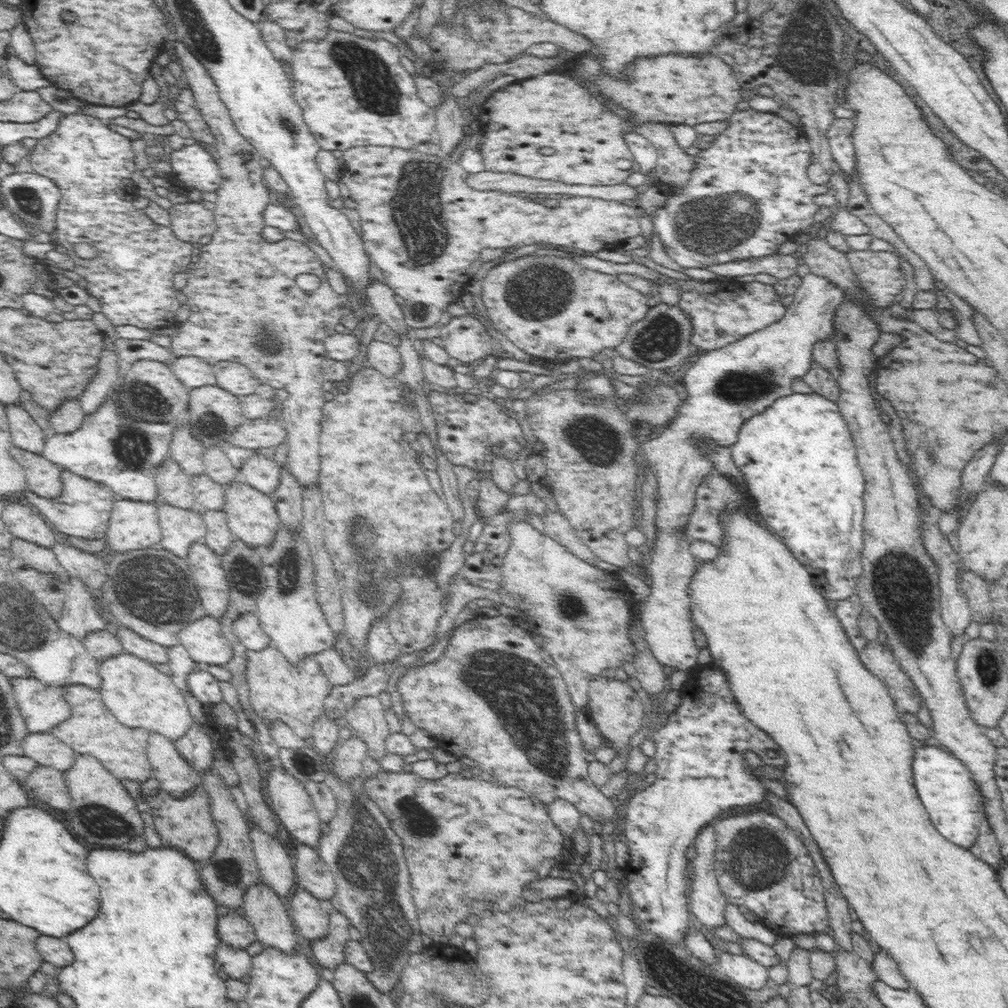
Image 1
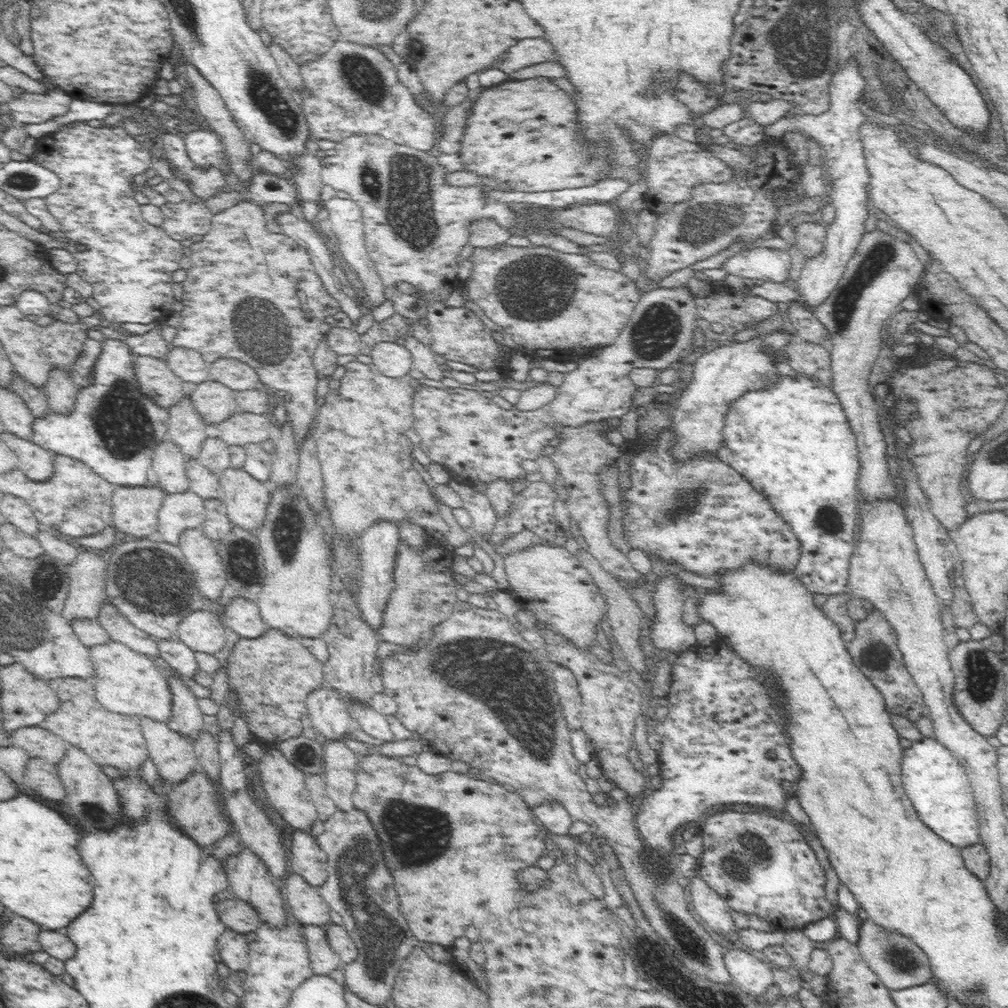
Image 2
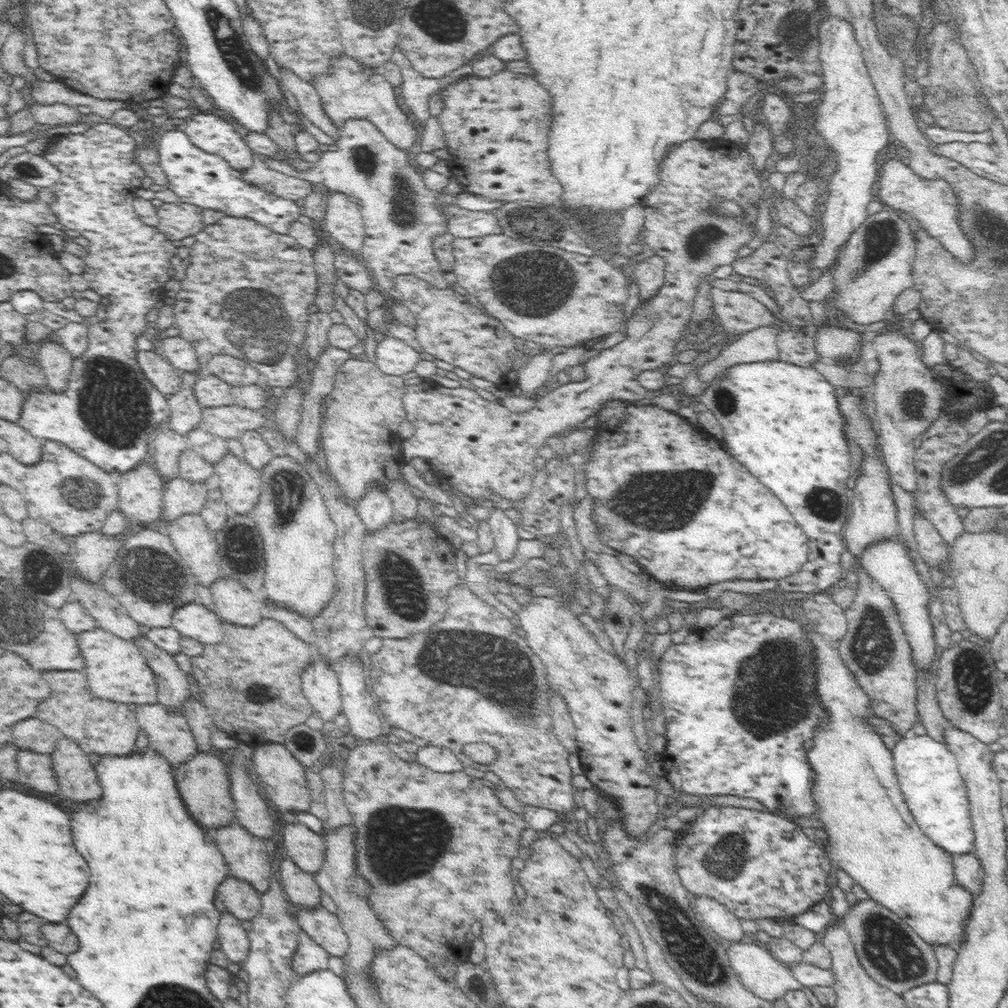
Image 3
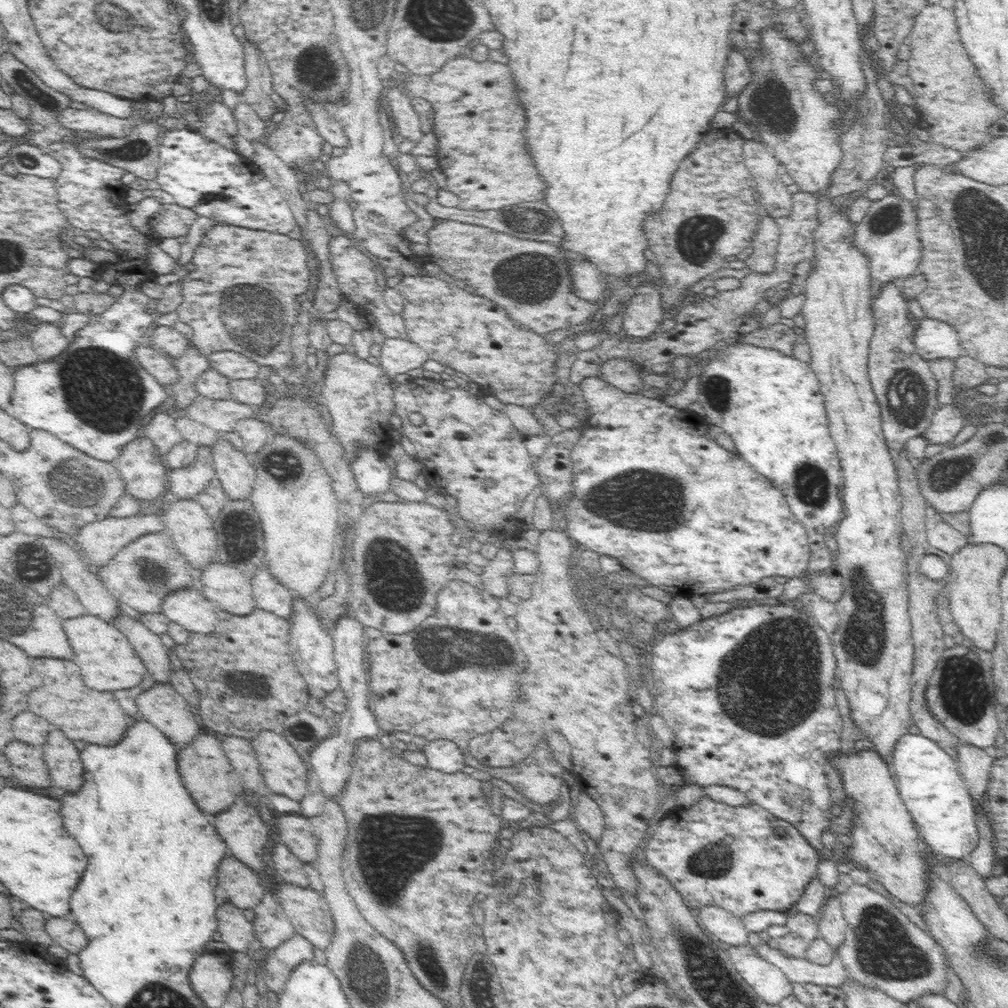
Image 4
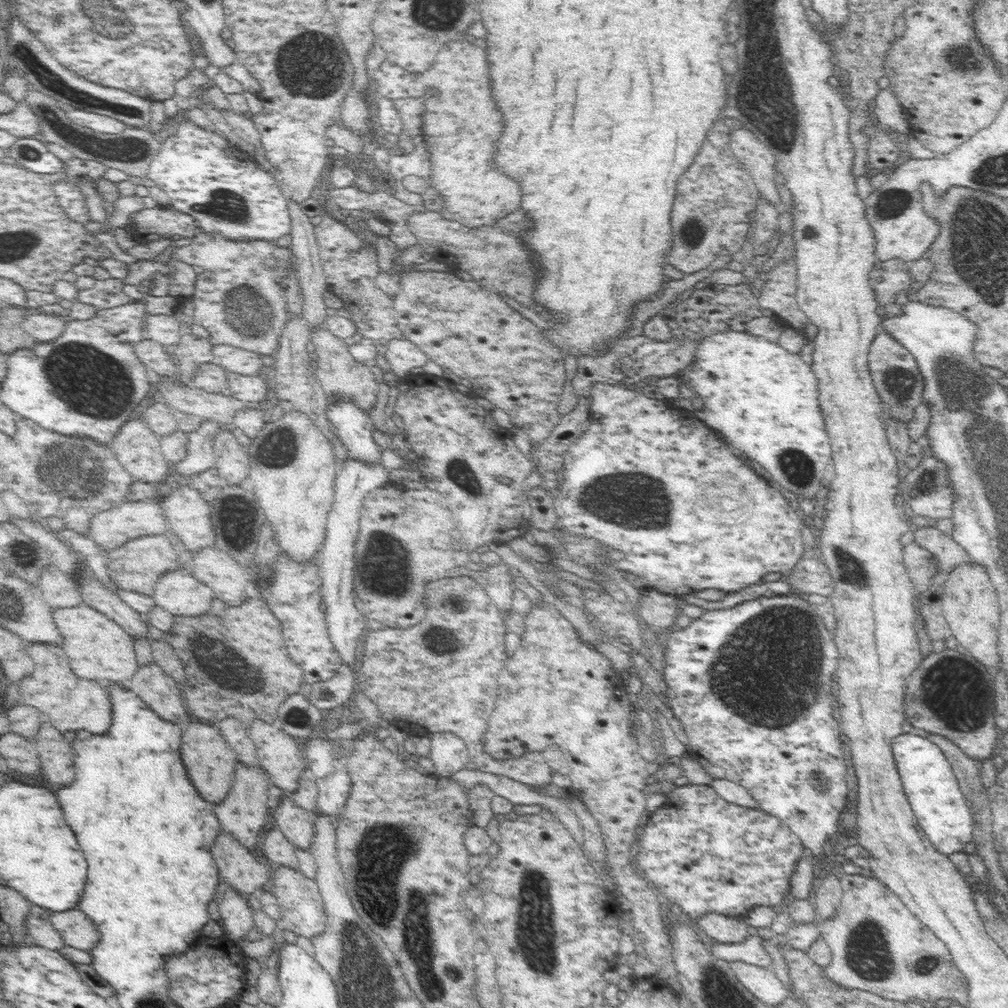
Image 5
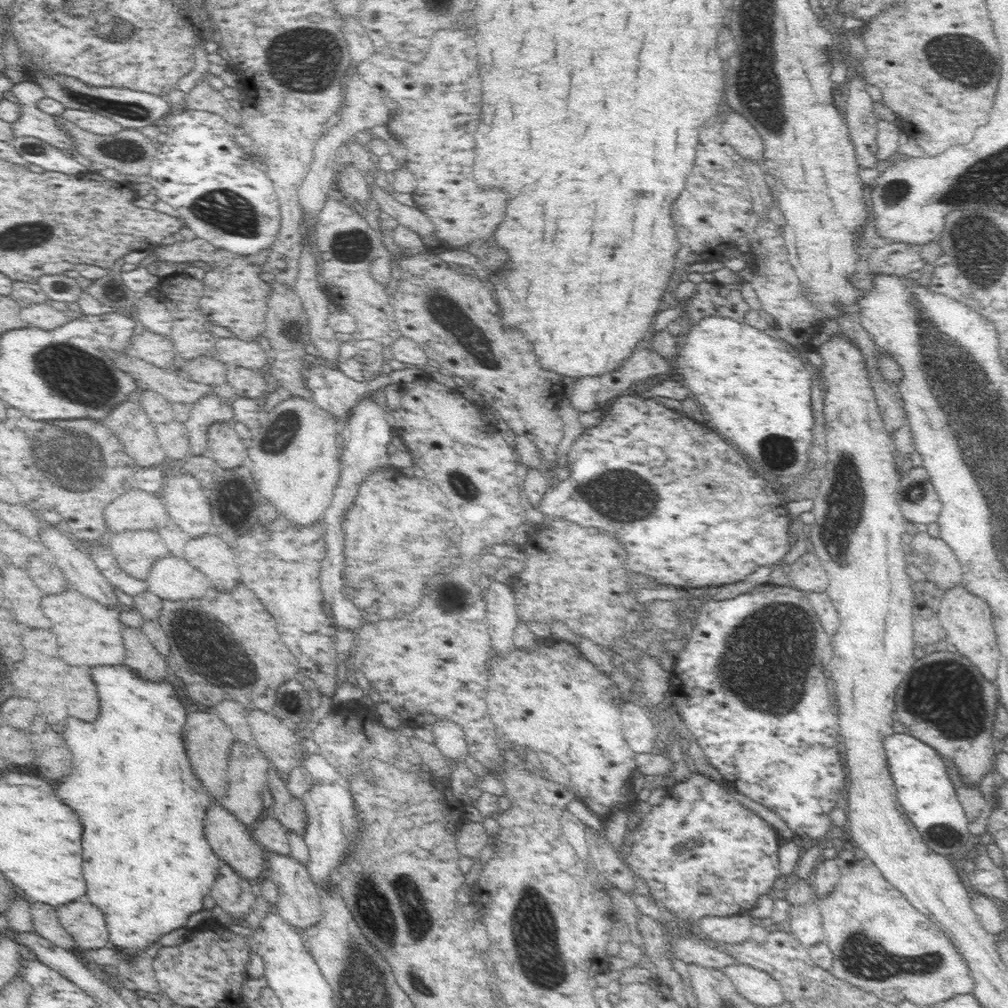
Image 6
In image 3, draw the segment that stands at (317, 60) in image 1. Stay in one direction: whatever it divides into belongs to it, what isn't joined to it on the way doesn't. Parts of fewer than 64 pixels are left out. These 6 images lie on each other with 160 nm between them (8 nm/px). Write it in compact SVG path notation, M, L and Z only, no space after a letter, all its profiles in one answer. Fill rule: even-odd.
M342 54L340 58L332 58L332 64L328 67L328 74L322 74L320 78L314 78L316 84L313 86L320 95L324 113L334 122L334 125L339 129L348 119L366 119L396 147L400 149L410 149L417 143L418 133L416 128L408 119L408 116L398 107L396 103L396 94L394 87L388 82L384 82L382 69L368 70L363 68L364 65L354 61L352 57ZM334 70L338 72L334 72ZM380 72L380 74L376 74Z

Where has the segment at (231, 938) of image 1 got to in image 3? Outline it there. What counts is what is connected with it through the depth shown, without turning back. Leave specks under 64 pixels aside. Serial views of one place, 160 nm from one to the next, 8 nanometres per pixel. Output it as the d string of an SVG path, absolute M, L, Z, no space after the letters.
M232 874L222 880L215 899L223 911L240 921L251 921L261 912L261 894L248 882L234 878Z

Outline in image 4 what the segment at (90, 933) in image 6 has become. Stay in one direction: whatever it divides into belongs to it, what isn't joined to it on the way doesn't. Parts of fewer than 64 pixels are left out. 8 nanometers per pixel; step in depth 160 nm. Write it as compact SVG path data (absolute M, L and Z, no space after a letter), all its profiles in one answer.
M48 917L45 929L53 943L66 949L69 954L76 955L89 944L86 933L70 917Z

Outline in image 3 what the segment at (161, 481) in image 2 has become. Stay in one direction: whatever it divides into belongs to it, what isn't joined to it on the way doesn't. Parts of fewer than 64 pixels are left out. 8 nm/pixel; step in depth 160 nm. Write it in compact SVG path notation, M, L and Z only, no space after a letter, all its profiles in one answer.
M166 426L157 430L152 446L152 462L165 479L178 476L178 456L188 449L188 441Z

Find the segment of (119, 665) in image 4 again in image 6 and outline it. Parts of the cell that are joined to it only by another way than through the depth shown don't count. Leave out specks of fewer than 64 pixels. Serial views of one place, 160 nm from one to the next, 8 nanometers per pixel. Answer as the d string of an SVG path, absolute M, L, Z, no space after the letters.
M68 590L60 596L42 598L42 610L52 622L52 632L58 638L62 658L74 666L98 666L98 664L122 664L125 659L125 643L121 631L119 613L80 592Z

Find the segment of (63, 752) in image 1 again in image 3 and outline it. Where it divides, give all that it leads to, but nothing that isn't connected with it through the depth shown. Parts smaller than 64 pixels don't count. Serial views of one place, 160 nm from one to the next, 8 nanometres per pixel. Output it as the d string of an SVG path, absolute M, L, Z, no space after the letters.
M38 717L25 718L12 727L13 743L20 749L49 757L62 737L59 730Z

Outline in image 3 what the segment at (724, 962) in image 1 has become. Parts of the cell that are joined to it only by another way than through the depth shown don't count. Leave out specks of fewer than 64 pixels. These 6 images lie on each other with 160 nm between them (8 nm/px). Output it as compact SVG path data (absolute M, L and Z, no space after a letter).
M747 938L743 942L726 943L725 947L729 966L736 973L740 982L758 998L775 1001L783 998L789 990L800 990L803 987L801 982L794 978L789 966L778 961L763 944L757 944Z

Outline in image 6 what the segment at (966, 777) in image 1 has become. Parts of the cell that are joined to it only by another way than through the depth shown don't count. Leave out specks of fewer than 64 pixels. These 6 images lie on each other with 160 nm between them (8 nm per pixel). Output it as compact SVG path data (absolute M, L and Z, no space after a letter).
M905 733L884 737L884 746L897 799L929 848L938 855L952 857L962 847L969 846L968 818L956 796L947 763L936 749Z

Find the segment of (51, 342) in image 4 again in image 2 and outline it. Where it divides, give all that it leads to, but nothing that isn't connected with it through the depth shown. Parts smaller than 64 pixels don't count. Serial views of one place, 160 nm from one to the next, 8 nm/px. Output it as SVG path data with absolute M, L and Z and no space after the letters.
M52 367L42 389L45 391L46 400L48 400L48 412L72 414L79 388L72 381L68 371L64 371L60 367Z

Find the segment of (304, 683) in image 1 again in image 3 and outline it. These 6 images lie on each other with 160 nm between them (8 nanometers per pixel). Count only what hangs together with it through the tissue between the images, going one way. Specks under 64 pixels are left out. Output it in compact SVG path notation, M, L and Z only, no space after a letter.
M263 618L251 627L222 620L222 626L224 636L221 642L203 644L203 654L191 657L193 676L197 680L202 703L211 715L214 726L239 742L251 747L256 742L264 741L283 744L287 730L305 723L314 714L301 691L300 674L304 674L304 666L314 660L316 652L306 642L298 640L286 626L270 618Z

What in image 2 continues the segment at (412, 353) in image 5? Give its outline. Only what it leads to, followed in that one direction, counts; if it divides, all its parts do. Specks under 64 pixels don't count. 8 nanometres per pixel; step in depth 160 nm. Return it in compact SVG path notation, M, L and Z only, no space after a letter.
M379 342L368 352L372 363L384 376L404 377L412 369L412 355L402 344Z

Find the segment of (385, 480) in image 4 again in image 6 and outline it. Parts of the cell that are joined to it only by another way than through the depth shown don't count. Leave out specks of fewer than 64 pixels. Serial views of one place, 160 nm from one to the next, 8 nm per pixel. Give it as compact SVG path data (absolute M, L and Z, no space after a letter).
M311 365L307 370L306 378L305 384L307 384L309 390L312 390L312 400L319 408L322 408L325 412L330 412L341 426L342 423L348 422L350 410L354 410L354 406L364 398L366 393L372 393L386 386L386 381L381 376L374 380L357 381L346 376L342 371L330 369L326 365Z

